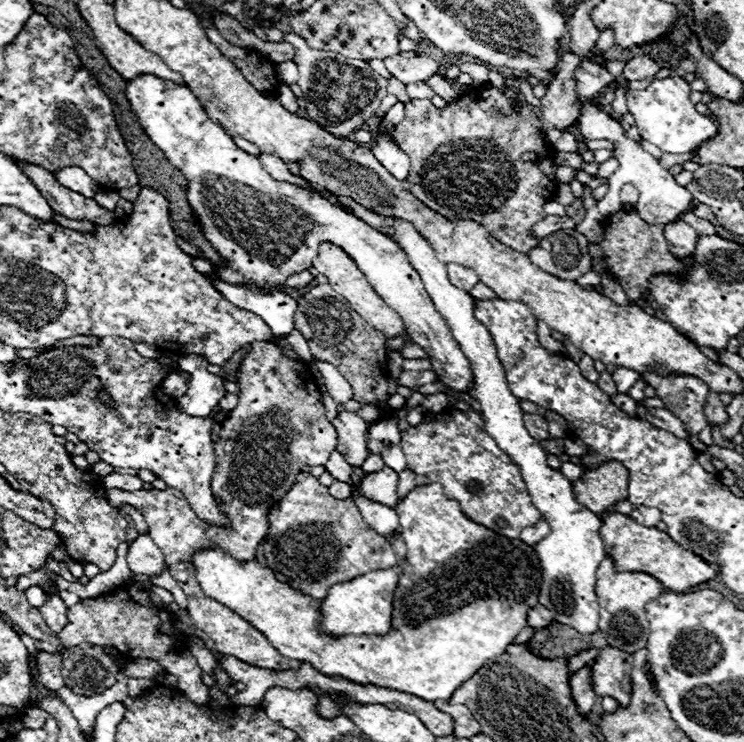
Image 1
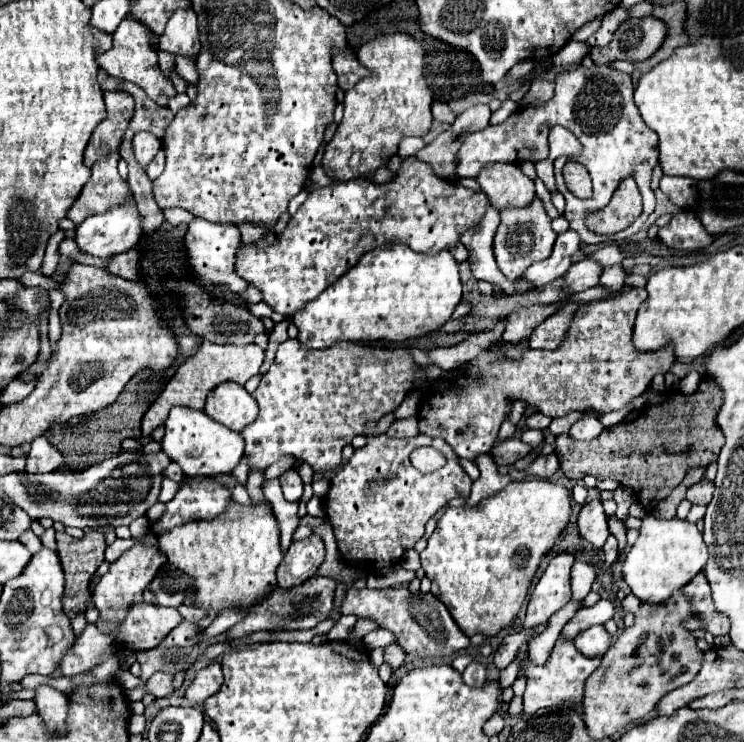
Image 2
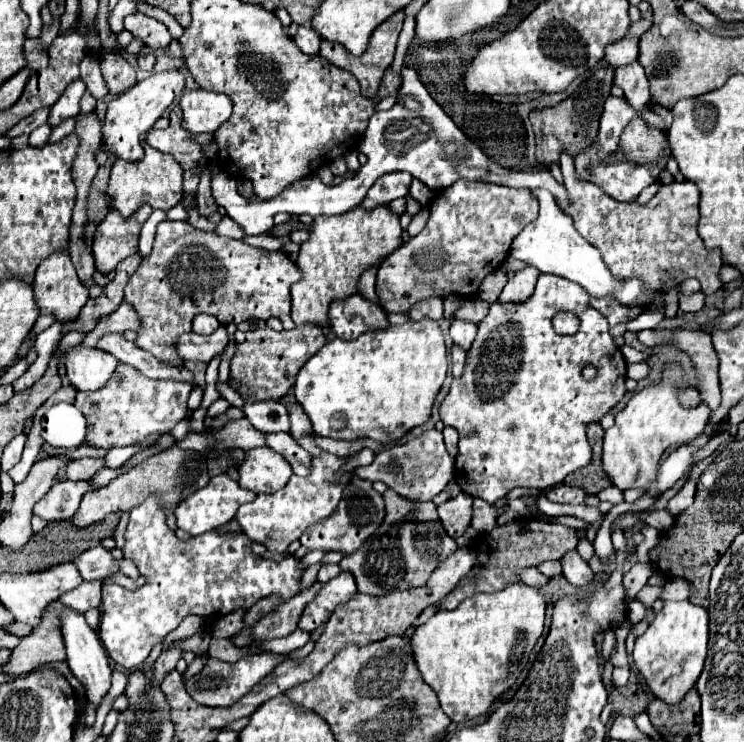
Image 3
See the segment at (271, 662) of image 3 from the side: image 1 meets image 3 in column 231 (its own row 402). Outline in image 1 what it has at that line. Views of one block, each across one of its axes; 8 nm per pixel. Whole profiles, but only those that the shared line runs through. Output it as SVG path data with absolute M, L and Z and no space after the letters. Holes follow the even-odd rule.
M646 372L642 380L656 390L656 396L664 402L664 408L684 420L688 428L694 434L692 448L702 452L704 446L698 440L698 432L708 426L708 420L704 416L704 402L710 392L702 380L694 380L692 376L670 376L670 374L658 374L658 372Z

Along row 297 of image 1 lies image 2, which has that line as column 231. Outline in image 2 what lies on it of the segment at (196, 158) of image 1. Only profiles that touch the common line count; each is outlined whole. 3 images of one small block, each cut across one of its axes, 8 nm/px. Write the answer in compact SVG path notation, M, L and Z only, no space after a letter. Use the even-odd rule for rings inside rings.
M222 382L208 394L204 412L230 430L240 432L256 420L258 404L244 386L238 386L236 382Z

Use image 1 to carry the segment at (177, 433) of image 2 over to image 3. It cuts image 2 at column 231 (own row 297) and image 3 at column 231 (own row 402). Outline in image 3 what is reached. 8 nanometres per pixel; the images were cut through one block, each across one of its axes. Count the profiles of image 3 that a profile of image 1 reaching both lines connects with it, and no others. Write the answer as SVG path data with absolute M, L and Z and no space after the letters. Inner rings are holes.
M220 474L220 476L214 476L206 488L194 492L190 498L186 498L184 502L180 502L180 506L176 508L176 526L184 532L188 532L190 536L200 536L204 532L210 532L226 522L230 522L238 508L246 502L252 502L254 500L254 494L246 488L242 488L238 482L230 480L228 474Z

